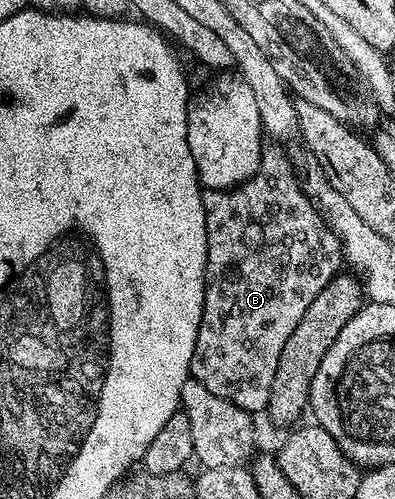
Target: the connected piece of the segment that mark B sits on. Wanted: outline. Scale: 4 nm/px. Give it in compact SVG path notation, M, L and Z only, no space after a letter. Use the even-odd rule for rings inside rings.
M268 149L261 153L260 171L253 178L248 179L241 186L235 187L231 192L208 192L204 194L206 236L208 237L208 259L204 273L204 311L200 321L200 331L194 344L190 374L206 388L210 388L210 392L214 392L214 396L222 396L233 402L238 408L249 412L267 411L270 388L274 384L274 372L278 372L278 359L282 356L282 348L286 348L286 340L290 340L294 328L298 328L302 316L306 316L306 308L310 308L314 296L318 296L318 292L322 292L322 288L326 288L326 284L330 284L330 280L341 273L342 270L342 247L339 237L322 217L321 211L314 205L313 199L309 195L308 198L304 195L299 180L292 175L292 166L288 163L287 156L280 150Z

